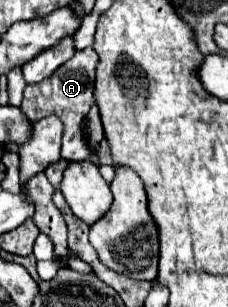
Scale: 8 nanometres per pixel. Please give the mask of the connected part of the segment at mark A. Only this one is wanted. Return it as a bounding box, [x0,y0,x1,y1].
[21,48,97,161]

